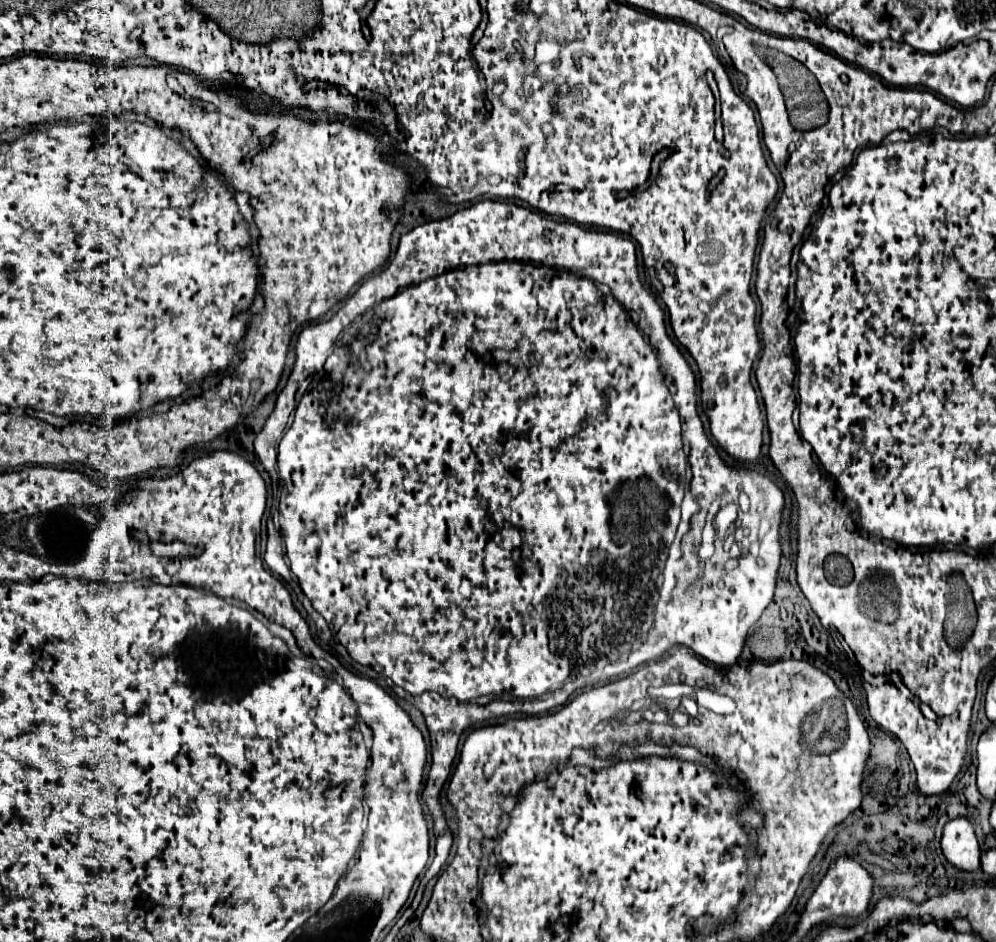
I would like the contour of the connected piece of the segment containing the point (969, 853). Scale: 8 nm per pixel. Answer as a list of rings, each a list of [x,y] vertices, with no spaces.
[[[956,816],[944,826],[942,832],[942,852],[944,856],[962,870],[980,868],[980,846],[974,834],[974,826],[966,816]]]

